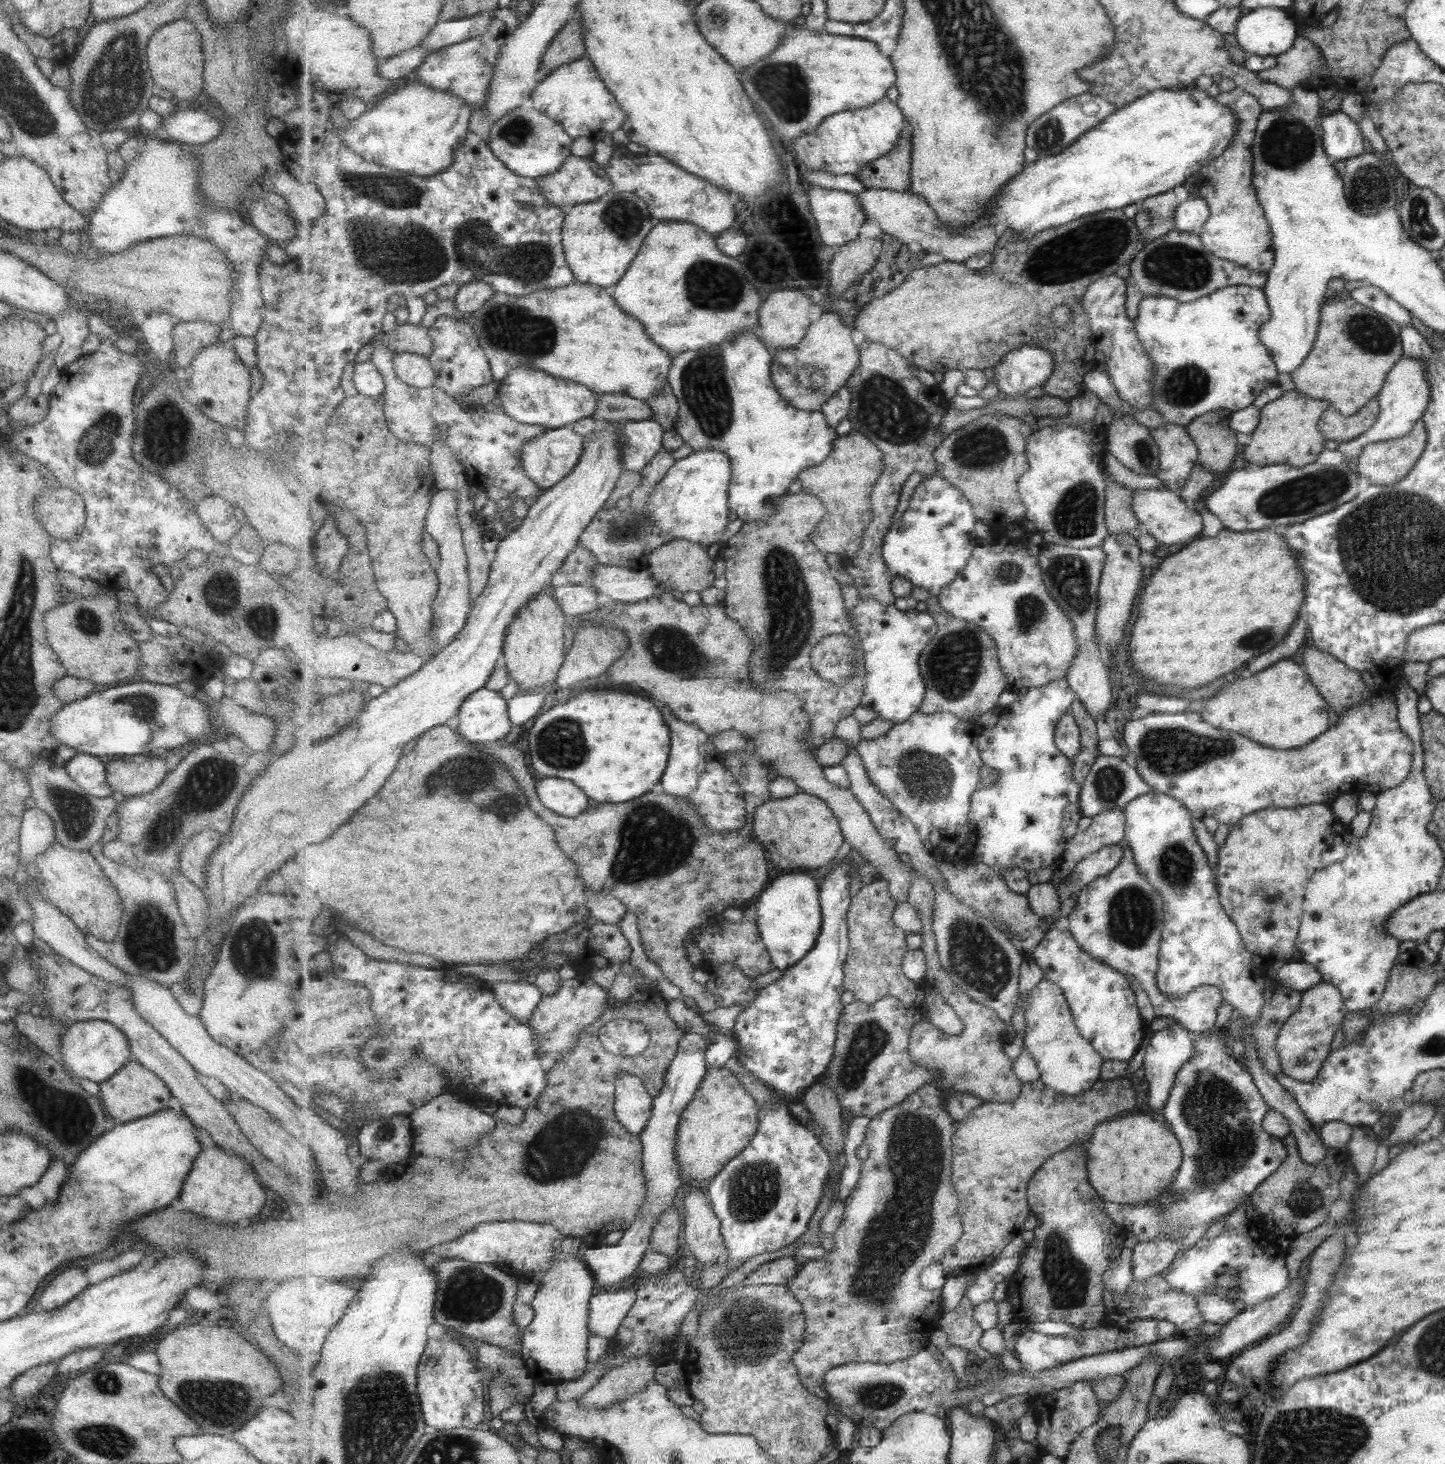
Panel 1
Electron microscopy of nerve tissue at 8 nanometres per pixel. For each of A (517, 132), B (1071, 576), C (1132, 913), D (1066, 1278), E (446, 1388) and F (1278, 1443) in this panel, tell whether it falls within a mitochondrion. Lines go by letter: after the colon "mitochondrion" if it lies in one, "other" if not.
A: mitochondrion
B: mitochondrion
C: mitochondrion
D: mitochondrion
E: other
F: mitochondrion

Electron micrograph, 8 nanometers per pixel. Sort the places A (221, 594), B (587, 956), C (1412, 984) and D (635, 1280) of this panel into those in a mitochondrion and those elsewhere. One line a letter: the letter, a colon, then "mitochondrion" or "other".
A: mitochondrion
B: other
C: other
D: other

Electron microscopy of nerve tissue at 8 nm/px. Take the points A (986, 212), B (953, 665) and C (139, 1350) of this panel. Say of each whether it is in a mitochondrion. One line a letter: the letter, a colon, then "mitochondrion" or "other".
A: other
B: mitochondrion
C: other

